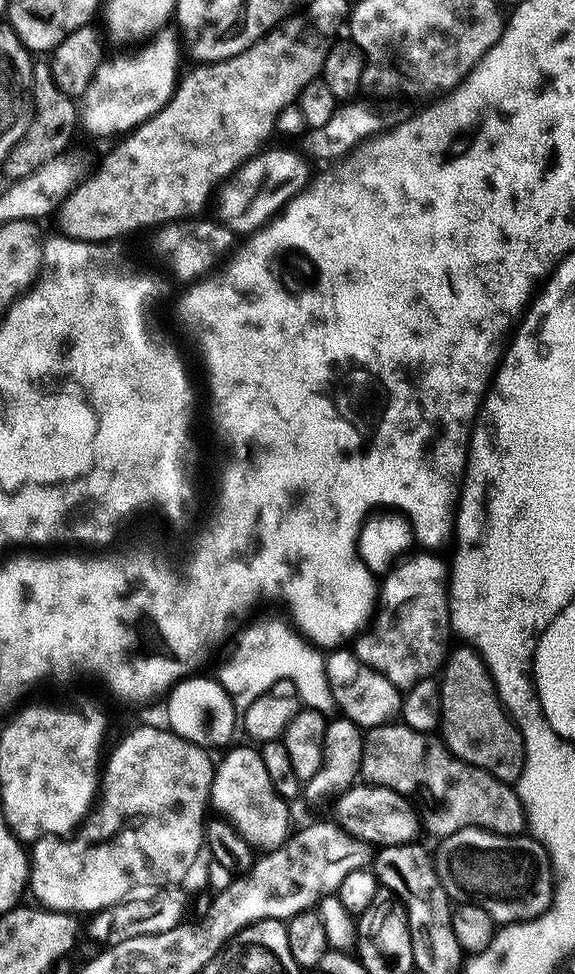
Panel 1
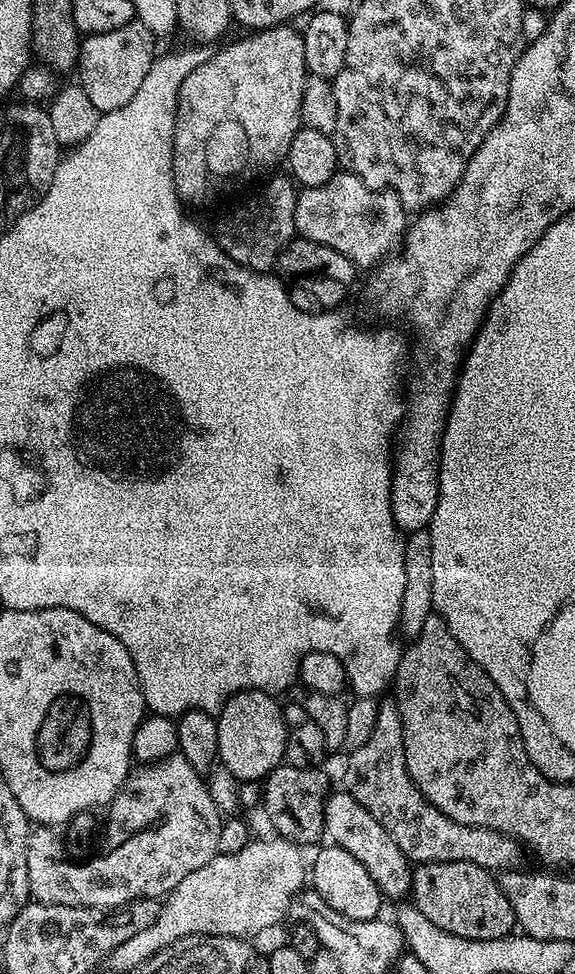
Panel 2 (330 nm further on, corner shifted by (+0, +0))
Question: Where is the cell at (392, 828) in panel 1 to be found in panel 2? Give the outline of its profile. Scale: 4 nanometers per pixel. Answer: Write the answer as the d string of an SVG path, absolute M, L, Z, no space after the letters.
M283 763L263 779L262 811L268 815L277 837L291 844L305 846L325 835L324 807L330 795L328 776L320 768L299 768Z

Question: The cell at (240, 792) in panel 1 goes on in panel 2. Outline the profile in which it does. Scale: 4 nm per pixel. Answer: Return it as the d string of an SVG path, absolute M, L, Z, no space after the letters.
M249 690L234 694L225 702L216 716L218 726L218 760L237 781L261 780L269 776L274 769L284 763L284 751L286 750L286 738L288 737L288 723L284 720L284 710L279 700L273 693Z

